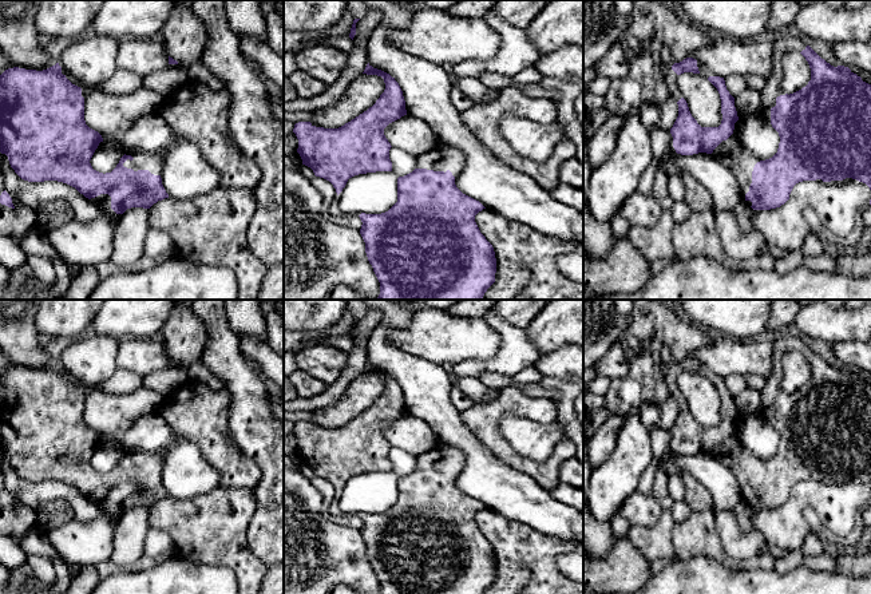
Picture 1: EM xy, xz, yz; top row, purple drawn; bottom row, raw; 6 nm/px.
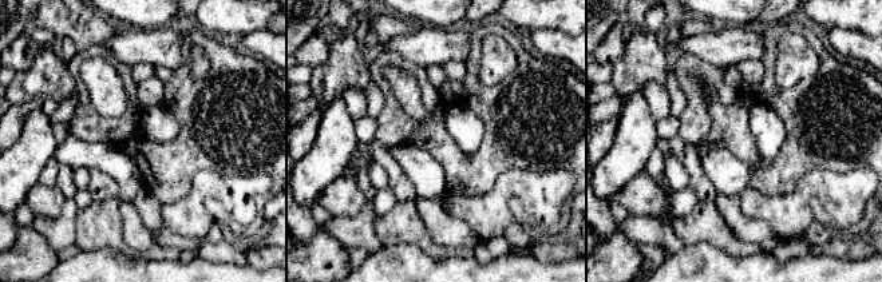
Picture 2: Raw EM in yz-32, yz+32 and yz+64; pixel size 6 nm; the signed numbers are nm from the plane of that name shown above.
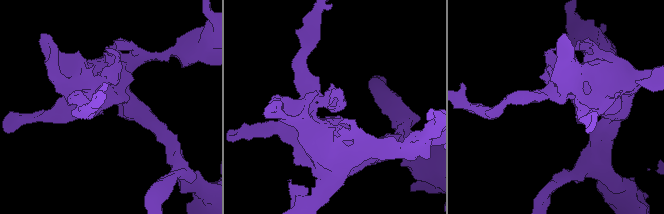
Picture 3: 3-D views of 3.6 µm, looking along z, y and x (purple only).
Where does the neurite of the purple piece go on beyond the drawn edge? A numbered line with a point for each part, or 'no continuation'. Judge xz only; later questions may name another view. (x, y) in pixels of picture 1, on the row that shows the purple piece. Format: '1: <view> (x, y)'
1: xz (444, 158)

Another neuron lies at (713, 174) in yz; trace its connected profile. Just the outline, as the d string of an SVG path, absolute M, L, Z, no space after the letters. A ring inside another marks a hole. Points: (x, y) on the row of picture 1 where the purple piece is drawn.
M666 151L656 161L657 169L662 169L668 177L682 173L697 179L713 197L716 211L733 210L741 201L743 194L736 175L713 154L698 153L681 155Z

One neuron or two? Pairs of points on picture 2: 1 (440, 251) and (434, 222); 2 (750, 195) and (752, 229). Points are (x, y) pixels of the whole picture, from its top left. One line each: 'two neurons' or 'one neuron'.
1: two neurons
2: two neurons

